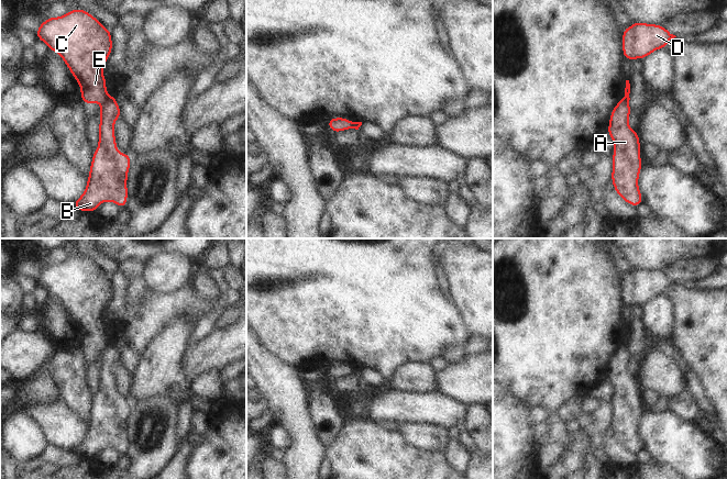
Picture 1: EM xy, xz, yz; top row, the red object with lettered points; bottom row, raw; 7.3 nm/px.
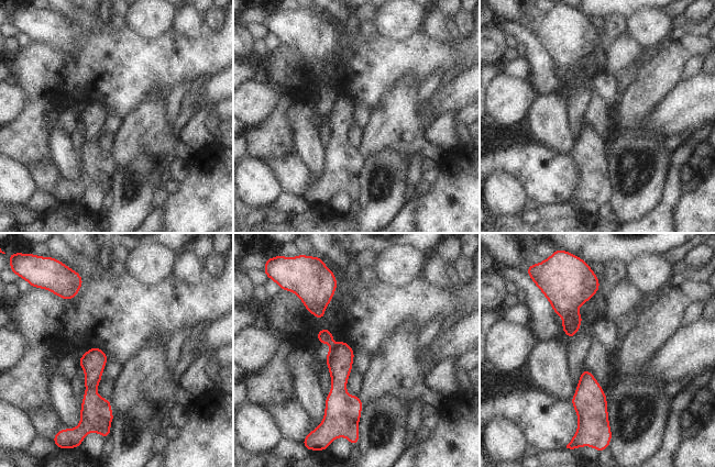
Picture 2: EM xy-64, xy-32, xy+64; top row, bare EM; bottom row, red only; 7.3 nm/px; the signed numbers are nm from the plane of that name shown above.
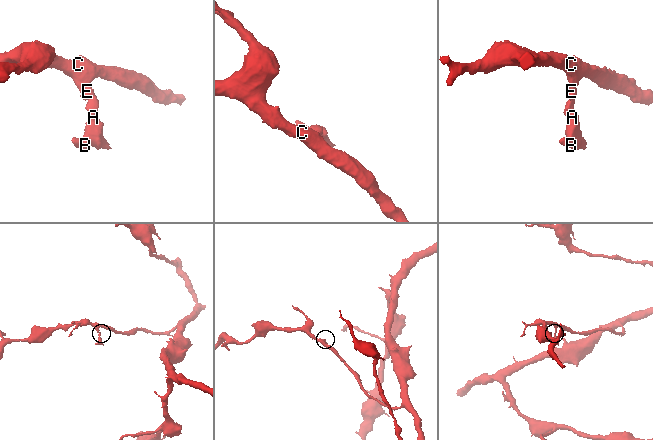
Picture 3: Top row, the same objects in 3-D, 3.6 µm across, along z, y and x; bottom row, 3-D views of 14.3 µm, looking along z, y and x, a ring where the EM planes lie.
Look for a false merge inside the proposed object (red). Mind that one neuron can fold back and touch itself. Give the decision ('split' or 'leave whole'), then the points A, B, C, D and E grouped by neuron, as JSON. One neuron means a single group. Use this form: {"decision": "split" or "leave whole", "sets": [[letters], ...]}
{"decision": "split", "sets": [["A", "B"], ["C", "D", "E"]]}

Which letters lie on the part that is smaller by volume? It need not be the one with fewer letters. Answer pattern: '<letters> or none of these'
A, B

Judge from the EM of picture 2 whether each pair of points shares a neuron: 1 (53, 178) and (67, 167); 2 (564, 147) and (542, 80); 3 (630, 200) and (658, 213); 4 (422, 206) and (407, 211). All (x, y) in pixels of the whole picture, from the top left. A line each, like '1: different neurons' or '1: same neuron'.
1: different neurons
2: different neurons
3: different neurons
4: different neurons

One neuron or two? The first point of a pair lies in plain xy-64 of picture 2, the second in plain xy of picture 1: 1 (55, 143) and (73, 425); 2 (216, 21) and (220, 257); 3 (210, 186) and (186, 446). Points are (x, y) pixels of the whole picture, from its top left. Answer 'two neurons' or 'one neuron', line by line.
1: two neurons
2: two neurons
3: two neurons

